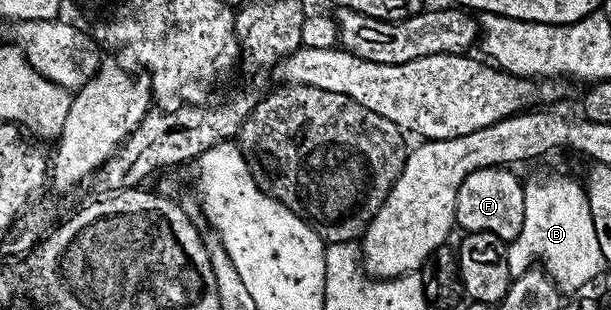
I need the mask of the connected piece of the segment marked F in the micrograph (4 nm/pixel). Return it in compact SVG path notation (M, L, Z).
M507 167L475 169L461 183L455 200L455 224L463 233L489 231L510 243L525 223L524 182L518 181Z

